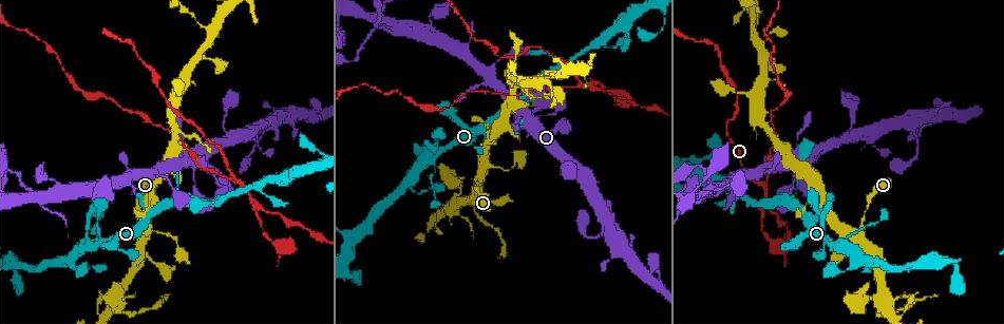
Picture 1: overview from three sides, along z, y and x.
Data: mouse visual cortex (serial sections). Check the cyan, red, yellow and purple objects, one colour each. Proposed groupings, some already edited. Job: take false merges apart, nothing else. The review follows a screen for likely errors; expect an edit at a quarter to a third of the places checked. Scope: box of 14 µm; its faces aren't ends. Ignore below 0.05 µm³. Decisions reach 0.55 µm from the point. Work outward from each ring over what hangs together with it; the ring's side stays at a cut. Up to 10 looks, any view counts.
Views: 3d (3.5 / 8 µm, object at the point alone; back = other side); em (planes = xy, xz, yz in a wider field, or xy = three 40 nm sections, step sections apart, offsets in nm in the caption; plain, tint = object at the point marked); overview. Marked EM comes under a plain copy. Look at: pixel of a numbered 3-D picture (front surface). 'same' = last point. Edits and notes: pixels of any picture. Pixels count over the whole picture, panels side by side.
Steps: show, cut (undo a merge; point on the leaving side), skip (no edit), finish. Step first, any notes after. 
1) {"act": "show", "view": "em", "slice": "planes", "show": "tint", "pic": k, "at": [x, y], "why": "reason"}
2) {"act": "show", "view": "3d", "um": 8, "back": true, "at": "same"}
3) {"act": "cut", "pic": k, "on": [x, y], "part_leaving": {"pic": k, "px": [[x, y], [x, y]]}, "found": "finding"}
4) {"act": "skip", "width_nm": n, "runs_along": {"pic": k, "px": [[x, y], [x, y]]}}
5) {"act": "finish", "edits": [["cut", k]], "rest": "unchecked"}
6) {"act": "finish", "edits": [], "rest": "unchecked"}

{"act": "show", "view": "3d", "um": 3.5, "pic": 1, "at": [481, 178], "why": "three-way junction"}

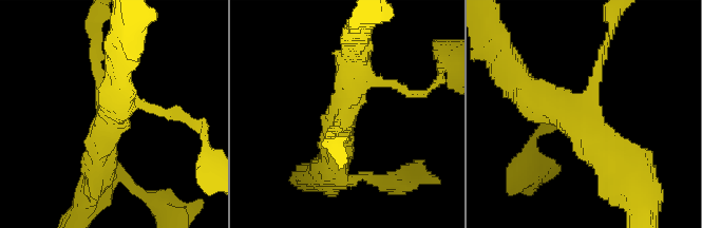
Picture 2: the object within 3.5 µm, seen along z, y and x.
{"act": "show", "view": "em", "slice": "planes", "show": "tint", "pic": 2, "at": [580, 111], "arms": 3, "arm_widths_nm": [100, 450, 500], "why": "need the tissue"}

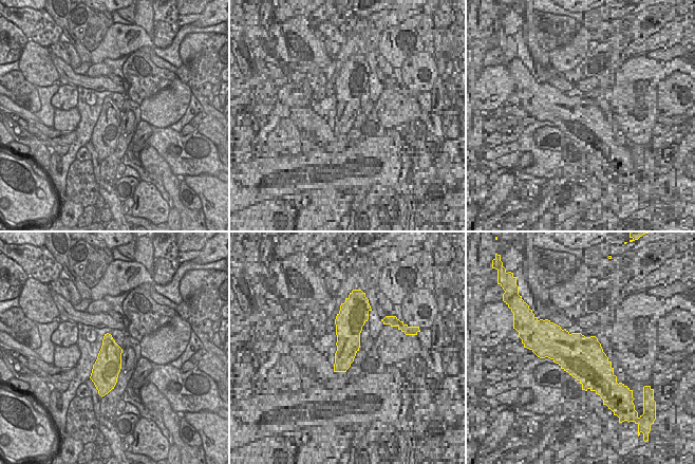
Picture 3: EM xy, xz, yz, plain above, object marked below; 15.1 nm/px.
{"act": "skip", "runs_along": {"pic": 2, "px": [[606, 46], [580, 115], [523, 86]]}, "found": "one cell here"}

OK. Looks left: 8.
{"act": "show", "view": "3d", "um": 3.5, "pic": 1, "at": [592, 89], "why": "two arms in line, one across"}

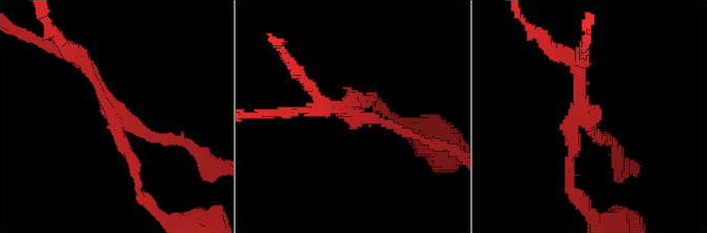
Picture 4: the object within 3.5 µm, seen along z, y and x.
{"act": "show", "view": "em", "slice": "xy", "step": 5, "show": "tint", "pic": 4, "at": [349, 110], "arms": 3, "arm_widths_nm": [150, 200, 200]}

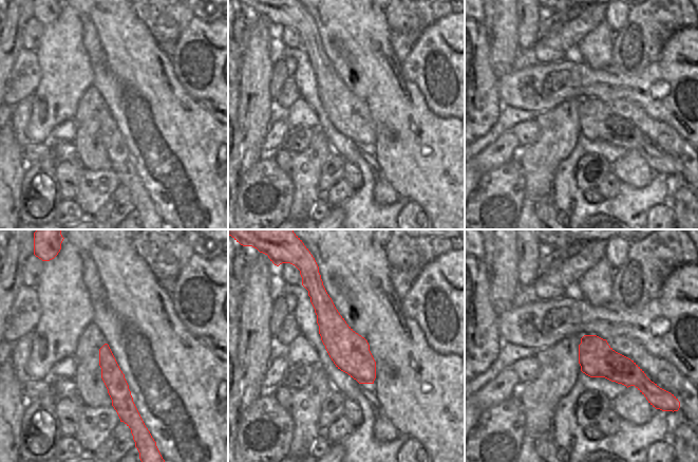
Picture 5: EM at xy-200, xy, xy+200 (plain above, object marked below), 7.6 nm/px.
{"act": "show", "view": "em", "slice": "xy", "step": 1, "show": "tint", "at": "same", "why": "another direction"}

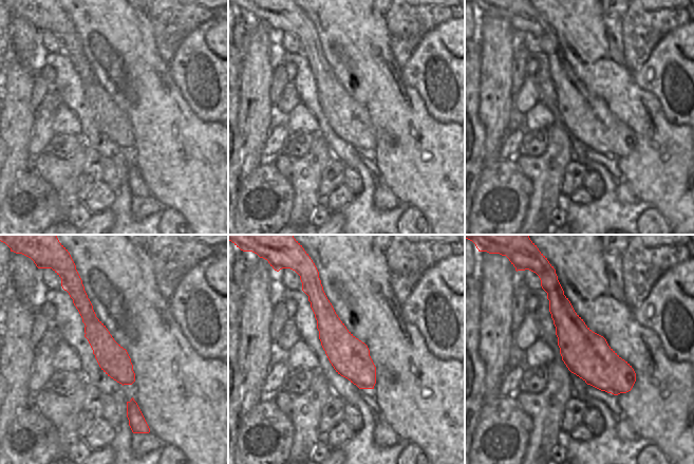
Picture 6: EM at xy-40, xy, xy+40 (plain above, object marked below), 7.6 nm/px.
{"act": "cut", "pic": 4, "on": [152, 137], "found": "a second cell is stuck on"}

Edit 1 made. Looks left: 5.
{"act": "show", "view": "overview", "why": "see it whole again"}

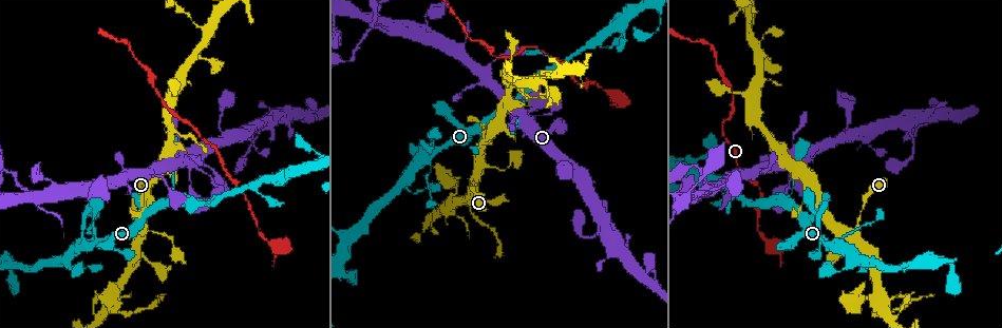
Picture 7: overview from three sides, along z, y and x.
{"act": "show", "view": "3d", "um": 3.5, "back": true, "pic": 7, "at": [772, 246], "why": "abrupt turn"}

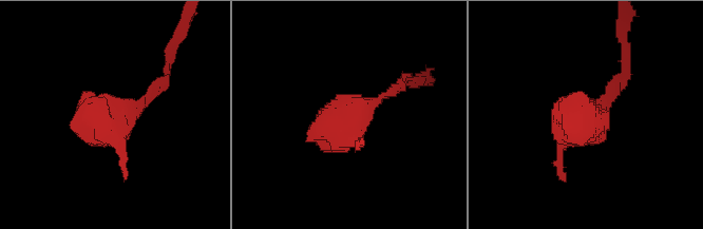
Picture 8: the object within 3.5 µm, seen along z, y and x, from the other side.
{"act": "show", "view": "em", "slice": "xy", "step": 2, "show": "tint", "pic": 8, "at": [592, 114], "why": "need the tissue"}

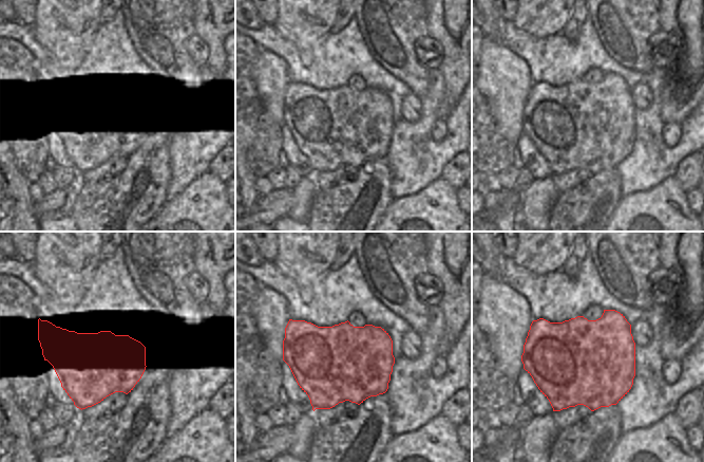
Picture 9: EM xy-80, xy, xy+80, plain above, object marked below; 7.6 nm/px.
{"act": "skip", "runs_along": {"pic": 8, "px": [[397, 88], [347, 122], [306, 138]]}, "found": "all the same cell"}

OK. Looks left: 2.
{"act": "show", "view": "3d", "um": 3.5, "pic": 7, "at": [121, 314], "why": "sharp bend"}

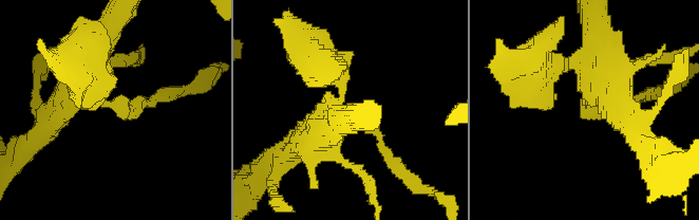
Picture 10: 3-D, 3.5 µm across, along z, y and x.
{"act": "show", "view": "em", "slice": "planes", "show": "tint", "pic": 10, "at": [108, 103], "arm_widths_nm": [150, 400], "why": "shape alone is not enough"}

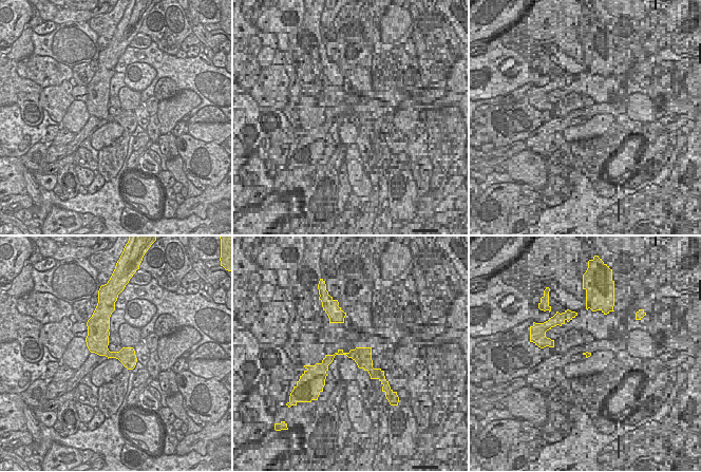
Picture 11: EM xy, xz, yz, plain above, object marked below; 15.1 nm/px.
{"act": "skip", "found": "continuous, no second cell"}

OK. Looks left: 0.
{"act": "finish", "edits": [["cut", 4]], "rest": "unchecked"}

